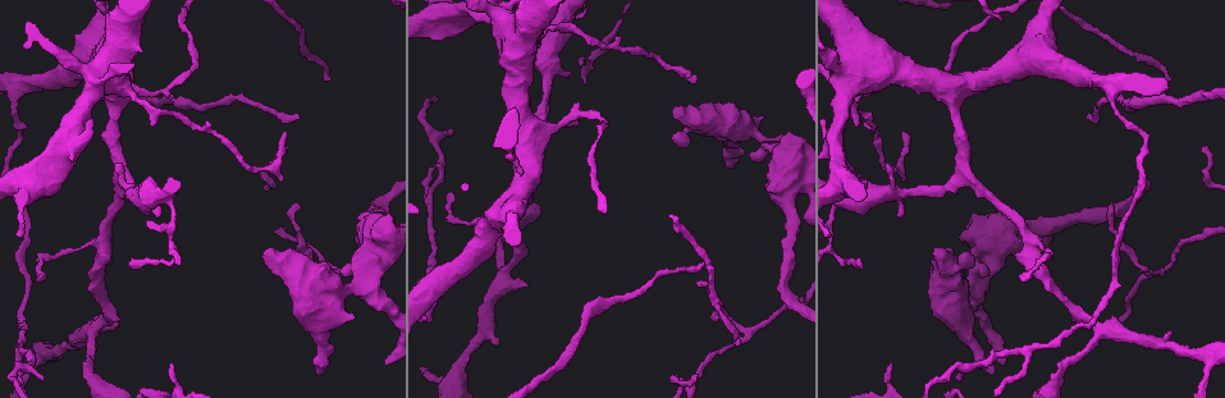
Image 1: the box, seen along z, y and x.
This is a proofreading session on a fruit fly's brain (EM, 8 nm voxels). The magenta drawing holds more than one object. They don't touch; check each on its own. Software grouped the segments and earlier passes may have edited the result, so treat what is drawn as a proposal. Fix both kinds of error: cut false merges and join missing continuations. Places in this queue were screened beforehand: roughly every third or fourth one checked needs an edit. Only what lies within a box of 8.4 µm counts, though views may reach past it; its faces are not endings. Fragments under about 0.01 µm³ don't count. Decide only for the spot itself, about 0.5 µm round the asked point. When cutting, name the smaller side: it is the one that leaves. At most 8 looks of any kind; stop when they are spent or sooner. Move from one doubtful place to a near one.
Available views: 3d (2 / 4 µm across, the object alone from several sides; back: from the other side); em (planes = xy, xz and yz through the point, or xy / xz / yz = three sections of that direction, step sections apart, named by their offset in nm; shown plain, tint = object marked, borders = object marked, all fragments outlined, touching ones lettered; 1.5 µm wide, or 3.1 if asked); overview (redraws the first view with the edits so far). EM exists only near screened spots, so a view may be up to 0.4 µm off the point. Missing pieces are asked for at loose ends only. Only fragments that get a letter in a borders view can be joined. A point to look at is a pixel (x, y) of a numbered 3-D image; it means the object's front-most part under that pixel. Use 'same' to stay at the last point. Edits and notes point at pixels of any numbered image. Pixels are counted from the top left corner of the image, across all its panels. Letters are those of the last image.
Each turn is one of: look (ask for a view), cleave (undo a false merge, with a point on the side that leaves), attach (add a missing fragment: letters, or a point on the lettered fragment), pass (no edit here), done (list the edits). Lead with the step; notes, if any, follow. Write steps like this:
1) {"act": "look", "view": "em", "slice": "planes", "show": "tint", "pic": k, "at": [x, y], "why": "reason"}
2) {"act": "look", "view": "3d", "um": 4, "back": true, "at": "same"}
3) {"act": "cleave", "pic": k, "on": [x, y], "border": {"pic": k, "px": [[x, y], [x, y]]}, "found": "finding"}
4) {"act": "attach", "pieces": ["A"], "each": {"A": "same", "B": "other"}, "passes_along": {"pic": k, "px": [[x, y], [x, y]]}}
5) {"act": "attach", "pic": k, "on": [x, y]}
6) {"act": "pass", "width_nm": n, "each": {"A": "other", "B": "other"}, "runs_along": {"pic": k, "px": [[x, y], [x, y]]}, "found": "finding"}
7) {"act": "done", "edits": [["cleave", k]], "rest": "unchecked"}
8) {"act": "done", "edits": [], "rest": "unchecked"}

{"act": "look", "view": "em", "slice": "planes", "show": "borders", "pic": 1, "at": [746, 329], "why": "branch point"}

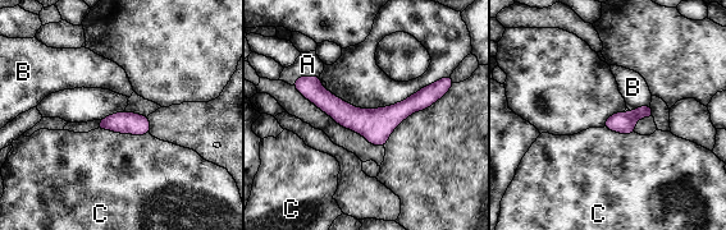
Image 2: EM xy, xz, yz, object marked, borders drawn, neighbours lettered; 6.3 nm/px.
{"act": "pass", "width_nm": 140, "each": {"A": "other", "B": "other", "C": "other"}, "border": {"pic": 2, "px": [[95, 129], [149, 133]]}, "found": "all the same cell"}

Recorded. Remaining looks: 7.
{"act": "look", "view": "em", "slice": "planes", "show": "borders", "pic": 1, "at": [689, 124]}

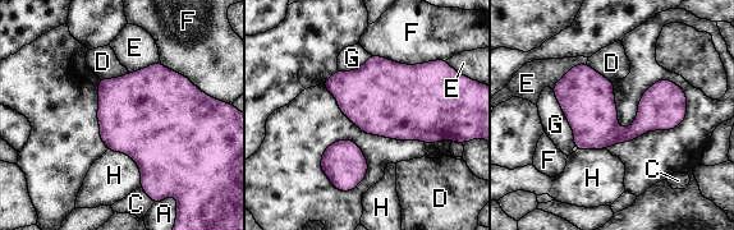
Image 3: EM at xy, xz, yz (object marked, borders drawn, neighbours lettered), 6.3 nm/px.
{"act": "pass", "each": {"A": "other", "C": "other", "D": "other", "E": "other", "F": "other", "G": "other", "H": "other"}, "border": {"pic": 3, "px": [[108, 148], [134, 161], [141, 187]]}, "found": "all the same cell"}

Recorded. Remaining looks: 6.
{"act": "look", "view": "em", "slice": "planes", "show": "borders", "pic": 1, "at": [695, 76], "why": "long arm stops here"}

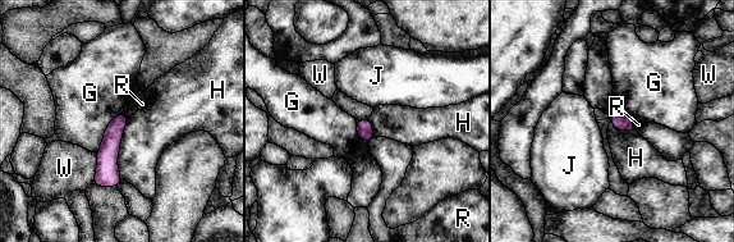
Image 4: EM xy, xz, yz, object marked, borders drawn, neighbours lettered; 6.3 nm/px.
{"act": "pass", "longest_contact_nm": ["H", 380], "each": {"G": "other", "H": "other", "J": "other", "R": "other", "W": "other"}, "border": {"pic": 4, "px": [[129, 118], [118, 155], [120, 178]]}, "found": "no lettered fragment goes on from it"}

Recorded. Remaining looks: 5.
{"act": "done", "edits": [], "rest": "unchecked"}

